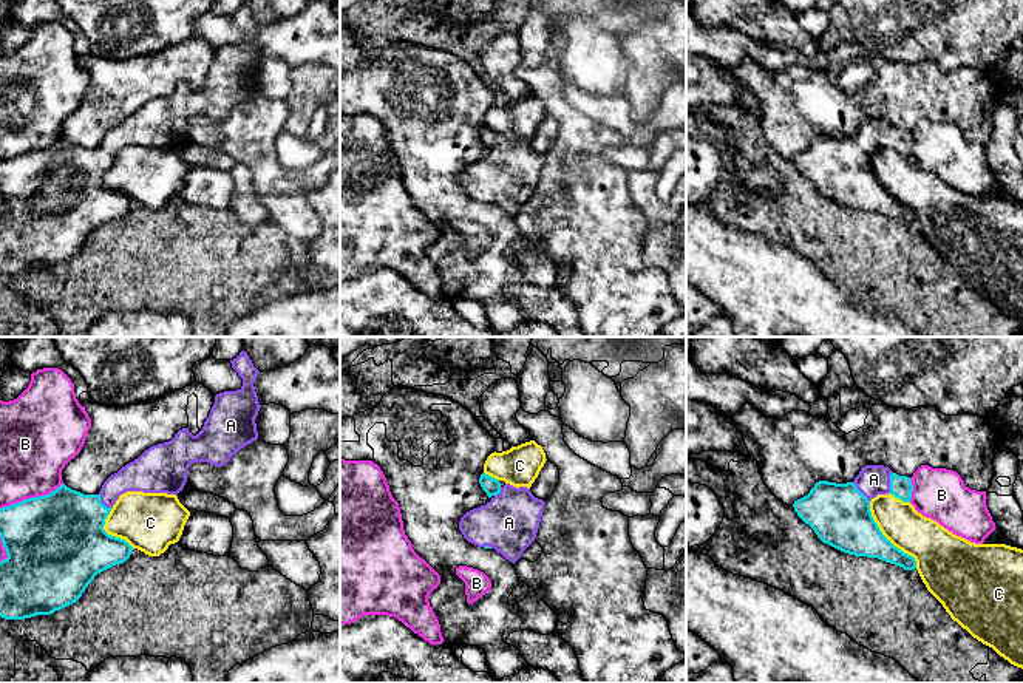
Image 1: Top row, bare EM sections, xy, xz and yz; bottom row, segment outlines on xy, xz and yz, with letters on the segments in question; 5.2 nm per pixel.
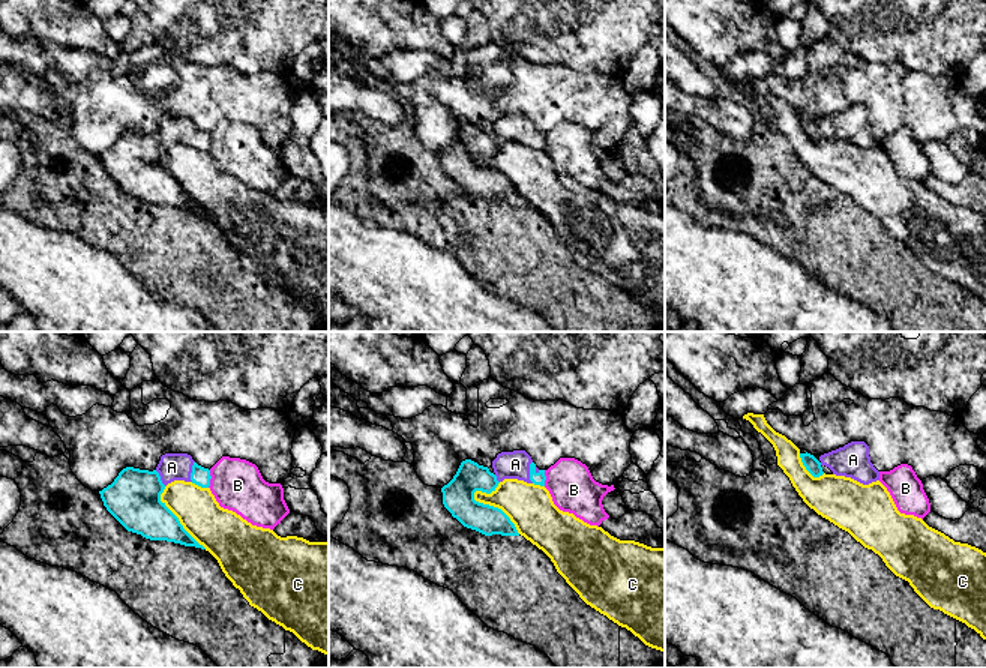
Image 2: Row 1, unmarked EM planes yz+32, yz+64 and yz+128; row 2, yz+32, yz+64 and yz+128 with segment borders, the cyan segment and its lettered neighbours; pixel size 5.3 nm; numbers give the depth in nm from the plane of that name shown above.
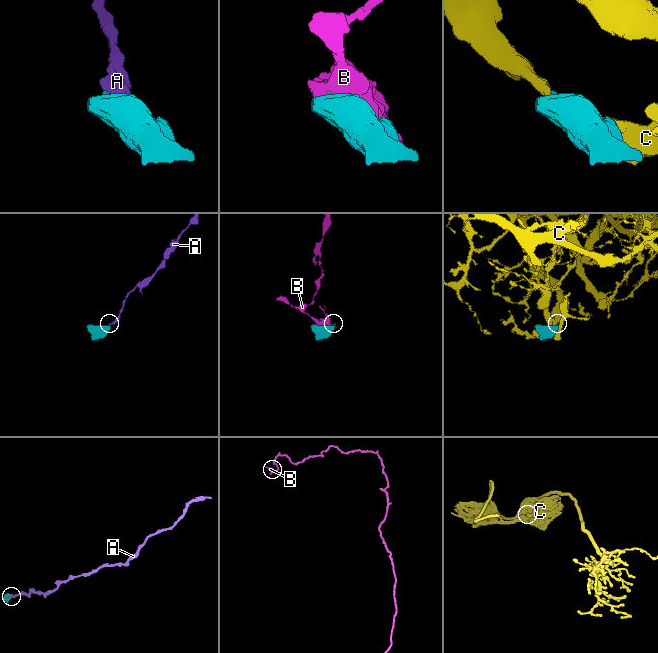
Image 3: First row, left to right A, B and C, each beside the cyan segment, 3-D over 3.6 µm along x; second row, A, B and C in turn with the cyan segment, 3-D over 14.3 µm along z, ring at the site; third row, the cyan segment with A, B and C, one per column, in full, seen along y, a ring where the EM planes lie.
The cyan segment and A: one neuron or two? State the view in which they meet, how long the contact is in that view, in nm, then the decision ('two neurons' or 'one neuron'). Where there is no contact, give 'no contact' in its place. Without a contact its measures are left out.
contact in yz; length 110 nm; one neuron

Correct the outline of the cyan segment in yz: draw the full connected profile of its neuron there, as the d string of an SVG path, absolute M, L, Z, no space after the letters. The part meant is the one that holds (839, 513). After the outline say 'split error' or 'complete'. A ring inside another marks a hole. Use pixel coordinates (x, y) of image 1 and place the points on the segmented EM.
M865 465L853 482L816 482L793 507L824 544L848 555L878 558L913 570L915 558L882 535L870 511L870 501L878 494L890 493L902 502L910 502L912 491L910 477L884 465Z; split error

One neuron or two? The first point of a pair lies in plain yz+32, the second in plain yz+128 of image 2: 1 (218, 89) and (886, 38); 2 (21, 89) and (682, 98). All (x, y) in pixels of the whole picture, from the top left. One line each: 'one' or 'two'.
1: two
2: one

